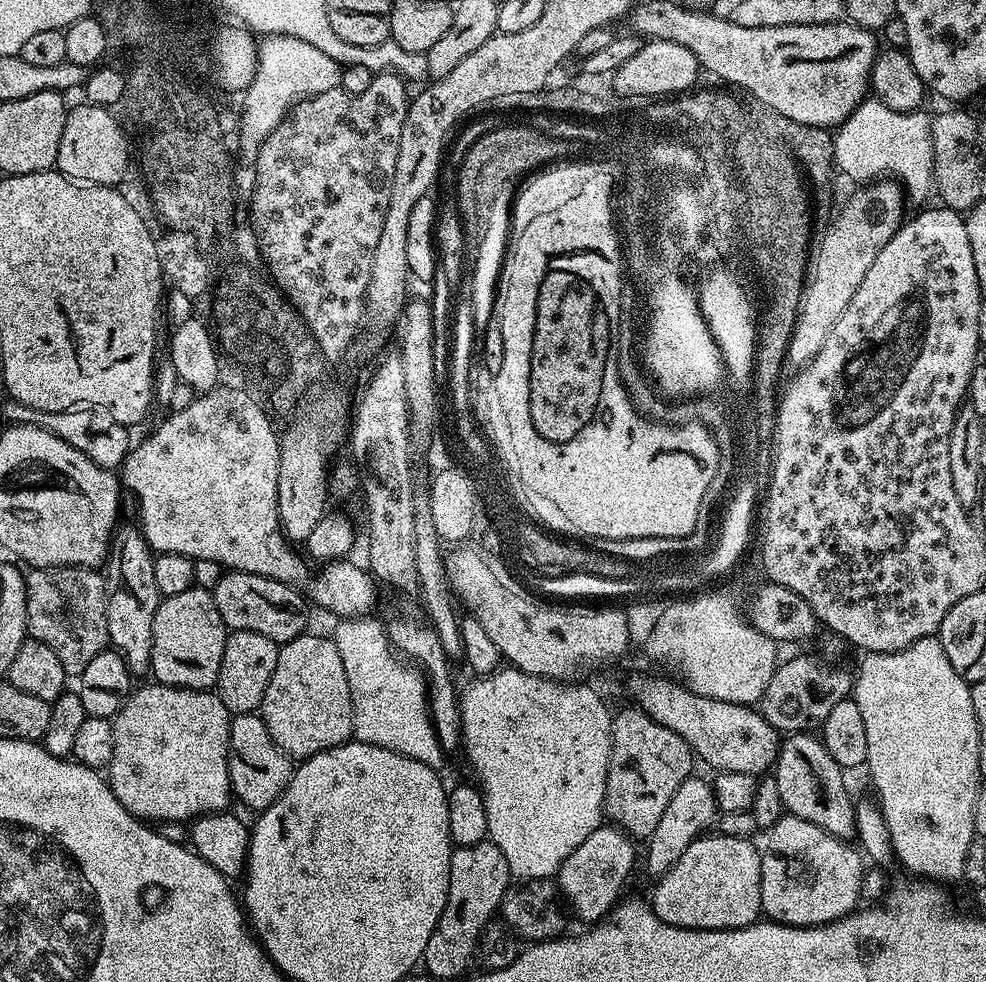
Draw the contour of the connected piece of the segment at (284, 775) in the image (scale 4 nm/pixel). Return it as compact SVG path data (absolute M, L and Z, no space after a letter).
M259 714L231 717L228 739L228 773L233 797L255 812L265 812L288 788L294 771L293 757L288 756L270 738L270 730Z

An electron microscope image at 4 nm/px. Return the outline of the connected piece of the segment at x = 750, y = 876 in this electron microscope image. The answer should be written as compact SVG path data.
M704 834L686 846L682 858L655 881L650 907L656 917L675 928L698 928L706 932L727 932L757 923L762 916L762 852L752 843L742 836Z

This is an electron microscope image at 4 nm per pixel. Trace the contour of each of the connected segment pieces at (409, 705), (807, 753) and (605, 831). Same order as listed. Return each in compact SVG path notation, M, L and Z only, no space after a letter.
M369 619L369 624L356 622L352 632L360 636L364 645L360 648L360 640L352 636L346 644L346 682L350 686L352 695L352 731L355 739L361 744L377 744L380 748L389 748L400 752L403 756L414 758L426 766L434 769L441 767L440 763L446 759L446 753L440 747L436 737L436 728L432 725L432 713L430 711L430 688L426 683L426 677L419 667L405 662L394 651L394 645L388 639L388 634L383 623Z
M812 734L789 735L780 745L775 772L774 787L784 803L785 813L814 822L814 826L845 842L856 836L856 804L844 785L845 769L830 758L823 739Z
M601 826L582 842L582 846L578 846L578 850L574 850L574 854L570 854L570 858L566 858L566 862L562 862L554 883L570 912L572 907L573 917L600 922L616 907L622 896L620 891L636 864L636 848L632 844L635 844L633 837L627 832L621 832L615 826Z

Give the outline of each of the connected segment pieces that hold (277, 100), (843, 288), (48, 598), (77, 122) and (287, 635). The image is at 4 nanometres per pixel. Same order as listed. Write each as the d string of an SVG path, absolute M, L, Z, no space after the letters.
M269 35L267 39L259 41L257 70L252 84L242 96L244 109L240 112L238 134L243 141L241 169L244 170L255 169L262 142L266 142L268 135L288 115L293 104L339 87L343 72L342 66L334 62L328 54L322 54L322 50L314 50L314 46L310 46L310 42L302 42L302 38Z
M875 179L857 187L857 192L840 208L840 213L829 223L827 239L815 245L814 254L809 255L808 269L804 275L804 293L800 299L800 313L794 326L794 334L788 347L787 367L799 370L806 367L826 346L830 330L838 323L838 318L850 306L850 298L858 294L866 270L878 258L878 250L890 242L906 219L904 204L906 195L903 187L895 179Z
M32 568L27 573L28 636L52 650L69 677L79 677L86 666L109 647L107 609L106 580L99 571L90 568Z
M87 102L69 107L66 126L62 126L62 142L58 142L55 171L85 186L120 186L128 172L128 140L120 129L121 121L112 115L109 109Z
M225 571L218 586L211 589L218 614L232 632L253 632L277 642L287 642L295 636L305 635L308 624L309 601L299 596L297 589L258 574Z

